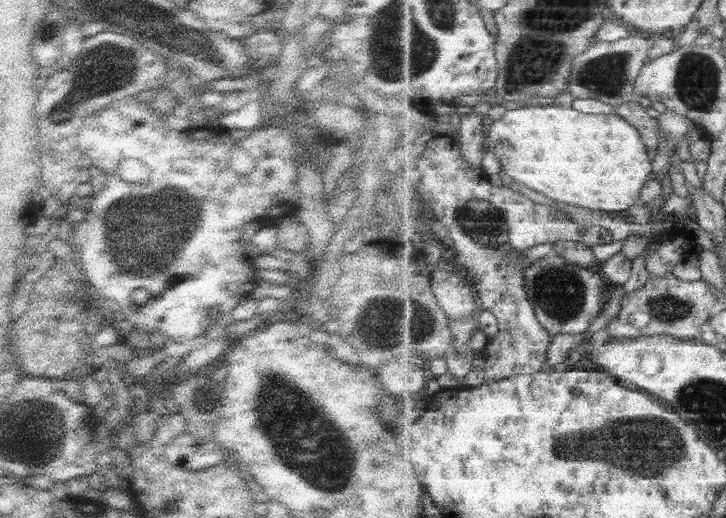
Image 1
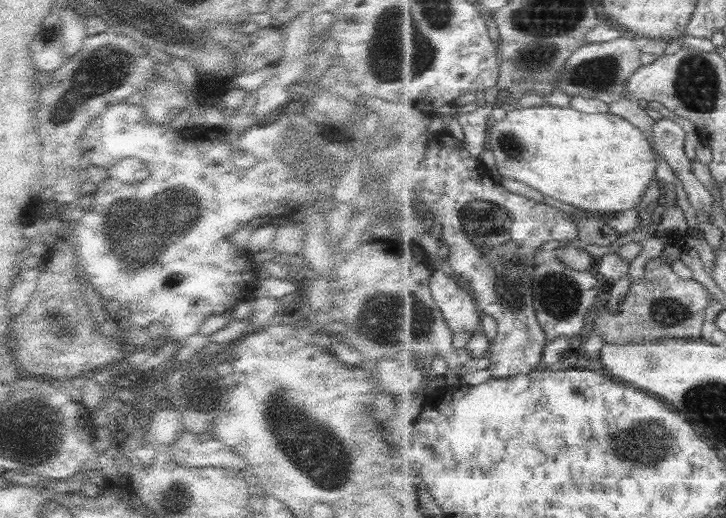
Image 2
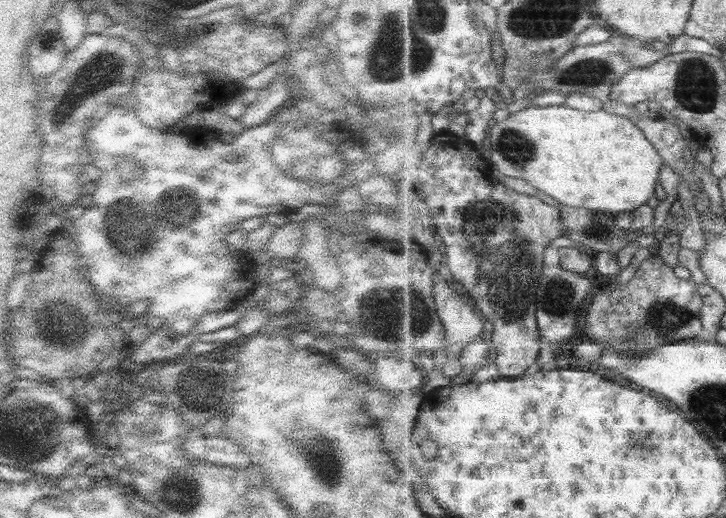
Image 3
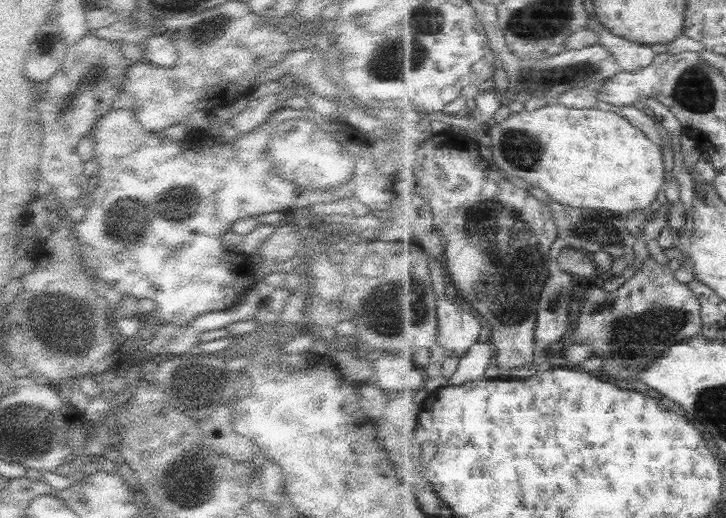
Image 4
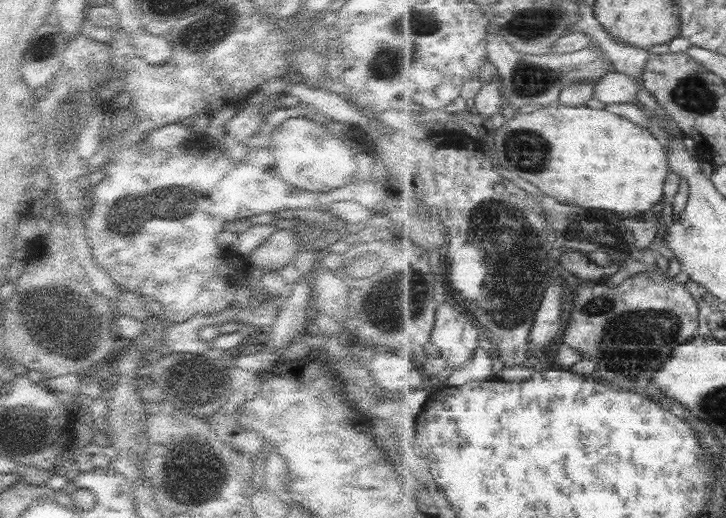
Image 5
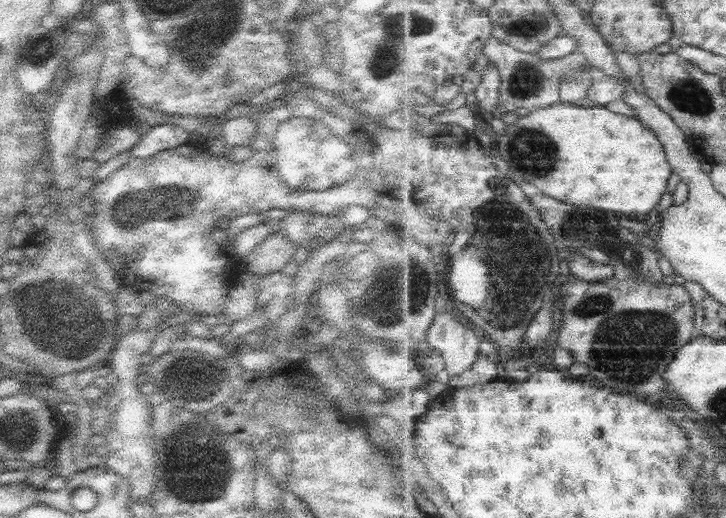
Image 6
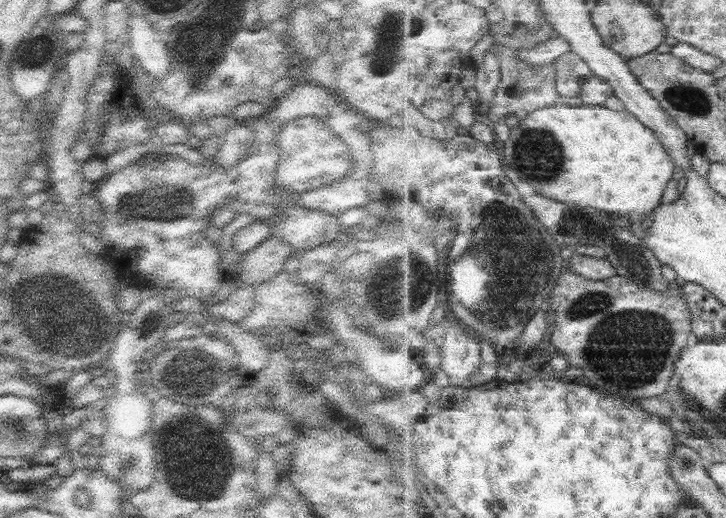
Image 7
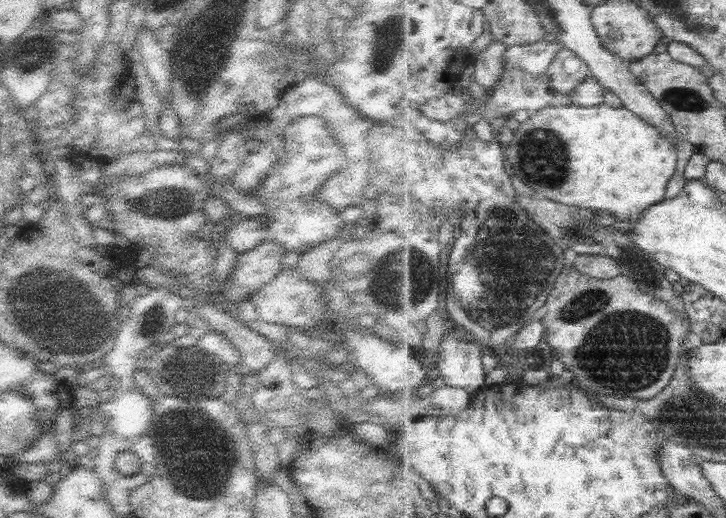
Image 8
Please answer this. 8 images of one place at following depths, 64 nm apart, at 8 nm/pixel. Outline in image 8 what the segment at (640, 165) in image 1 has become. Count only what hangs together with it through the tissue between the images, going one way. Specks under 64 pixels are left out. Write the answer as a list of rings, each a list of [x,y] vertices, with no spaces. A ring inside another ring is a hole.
[[[552,104],[531,114],[530,118],[521,124],[514,134],[507,153],[515,174],[530,186],[537,196],[568,206],[596,211],[606,210],[619,221],[625,222],[640,222],[644,210],[666,202],[668,184],[678,172],[676,143],[656,125],[644,120],[625,106],[614,108],[604,104],[584,108],[574,104]]]

